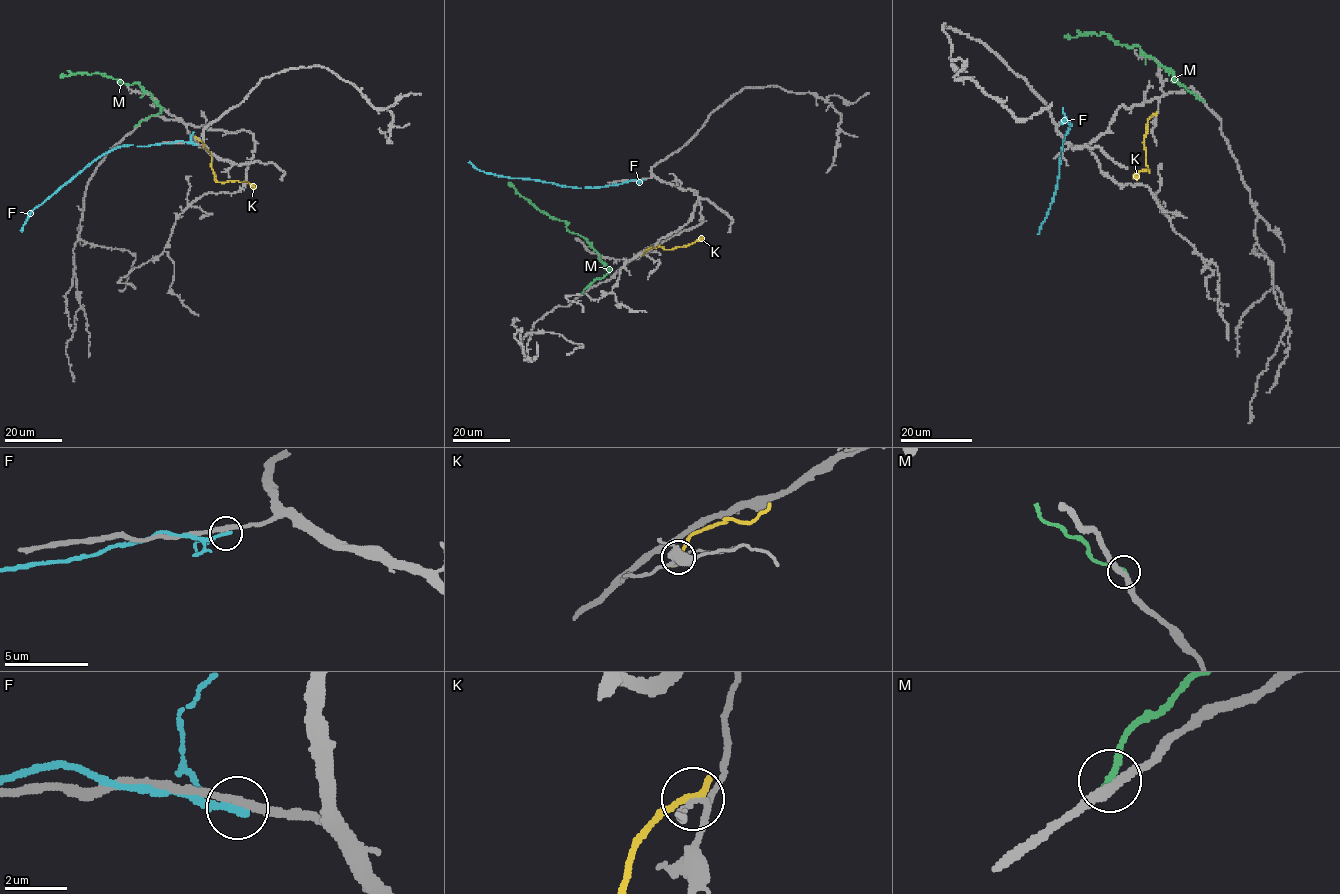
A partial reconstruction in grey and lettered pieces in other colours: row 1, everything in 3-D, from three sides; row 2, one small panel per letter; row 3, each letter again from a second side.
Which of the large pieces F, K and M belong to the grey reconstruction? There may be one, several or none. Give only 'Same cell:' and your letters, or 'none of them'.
Same cell: none of them

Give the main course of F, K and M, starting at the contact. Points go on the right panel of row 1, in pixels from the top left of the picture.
F: (1061, 123), (1064, 119), (1071, 125), (1060, 153), (1059, 176), (1052, 202), (1039, 234)
K: (1154, 114), (1147, 121), (1143, 137), (1148, 171), (1140, 170), (1135, 178)
M: (1204, 101), (1178, 82), (1170, 70), (1148, 57), (1138, 45), (1127, 47), (1102, 33), (1085, 32), (1065, 38)

